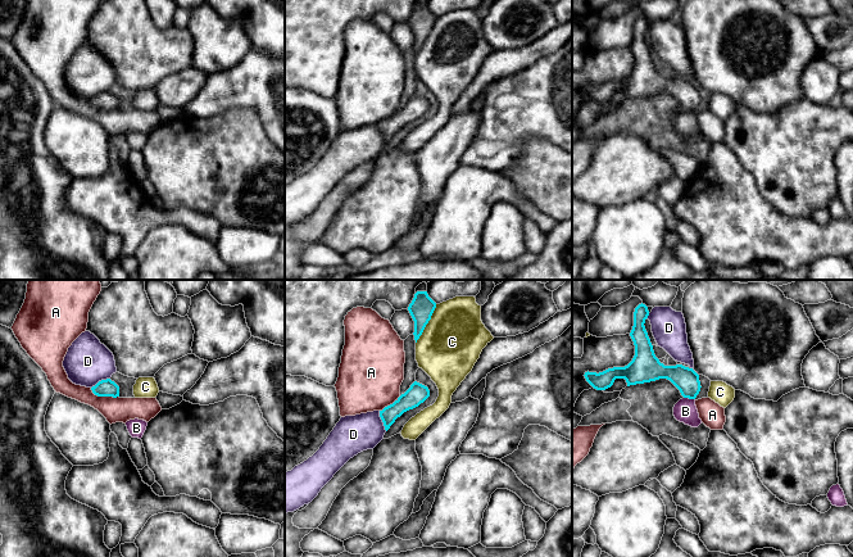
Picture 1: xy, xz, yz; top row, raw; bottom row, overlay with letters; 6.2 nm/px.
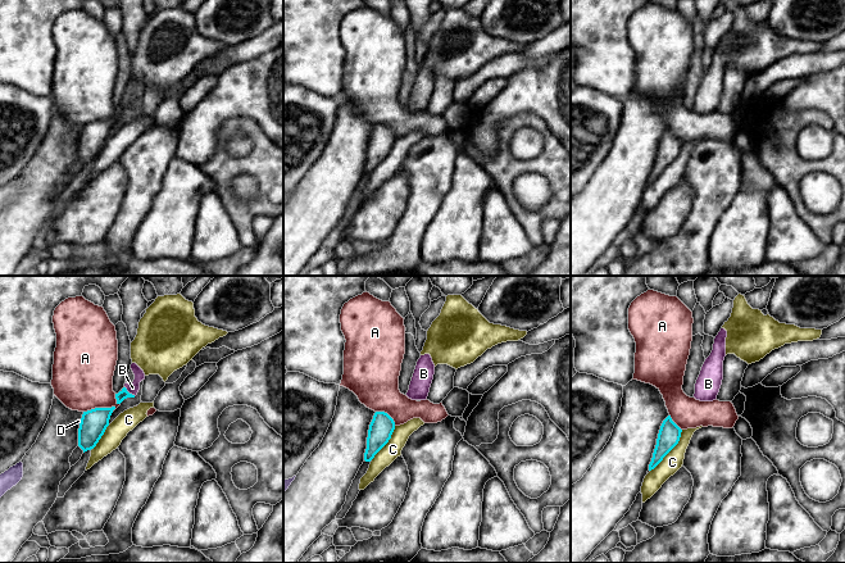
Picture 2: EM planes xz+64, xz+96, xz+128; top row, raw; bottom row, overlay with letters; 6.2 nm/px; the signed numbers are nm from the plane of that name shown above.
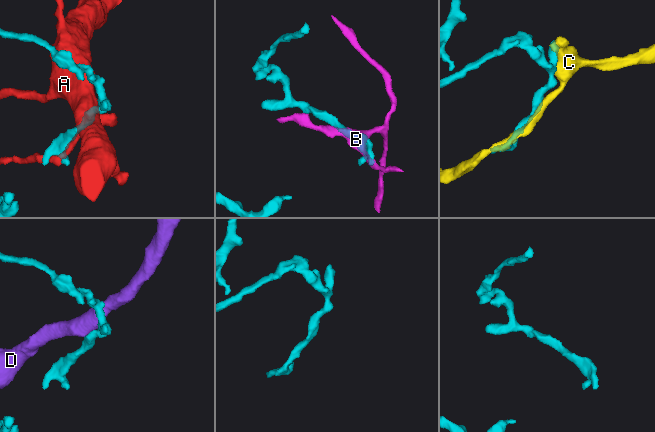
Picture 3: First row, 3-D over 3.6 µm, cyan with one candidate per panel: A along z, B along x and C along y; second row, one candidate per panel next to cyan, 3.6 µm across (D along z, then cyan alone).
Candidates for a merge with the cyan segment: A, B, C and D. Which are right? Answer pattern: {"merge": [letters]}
{"merge": []}

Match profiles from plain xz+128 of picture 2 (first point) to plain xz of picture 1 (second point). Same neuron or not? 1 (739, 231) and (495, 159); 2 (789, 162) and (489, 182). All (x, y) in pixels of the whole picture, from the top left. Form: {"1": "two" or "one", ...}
{"1": "two", "2": "two"}

